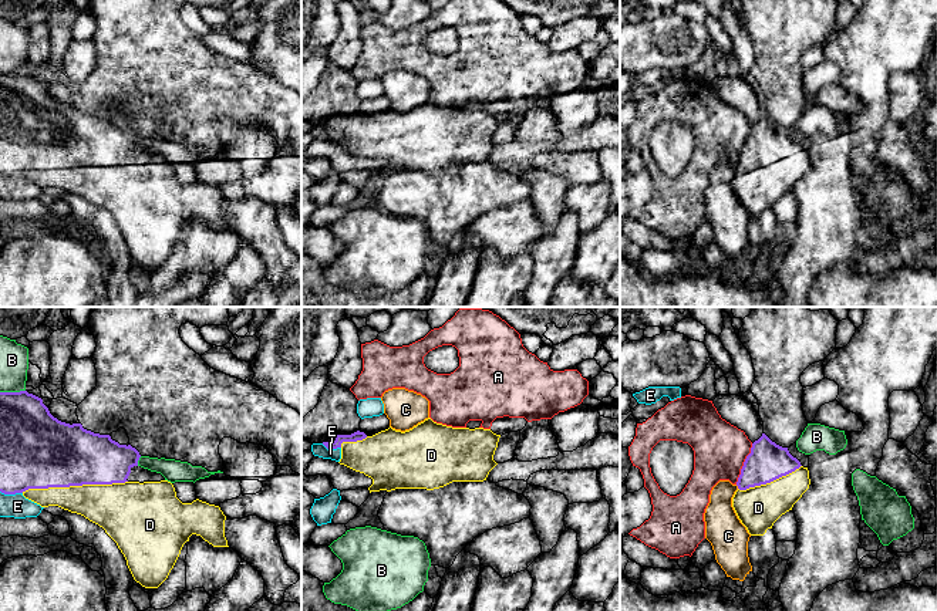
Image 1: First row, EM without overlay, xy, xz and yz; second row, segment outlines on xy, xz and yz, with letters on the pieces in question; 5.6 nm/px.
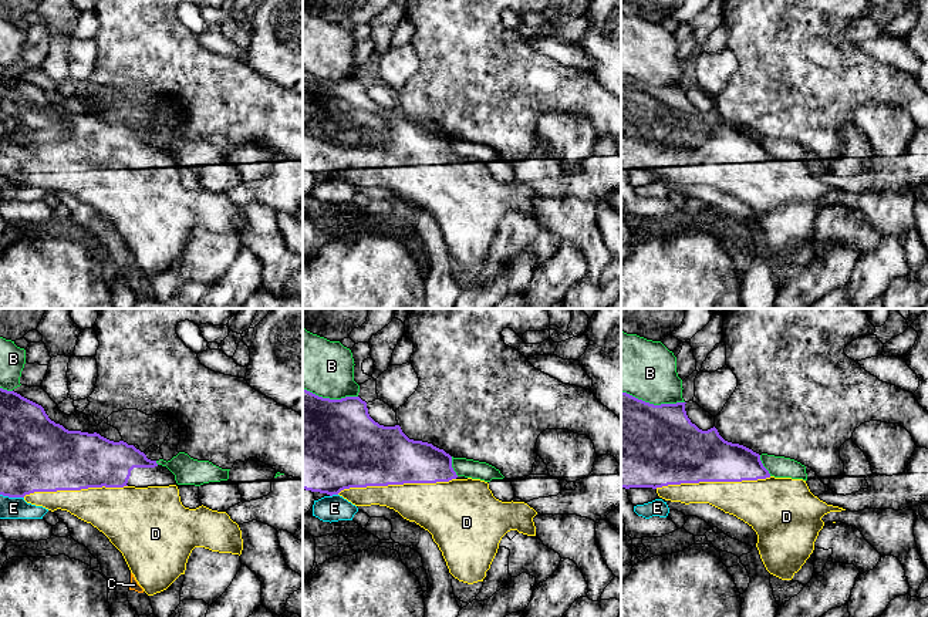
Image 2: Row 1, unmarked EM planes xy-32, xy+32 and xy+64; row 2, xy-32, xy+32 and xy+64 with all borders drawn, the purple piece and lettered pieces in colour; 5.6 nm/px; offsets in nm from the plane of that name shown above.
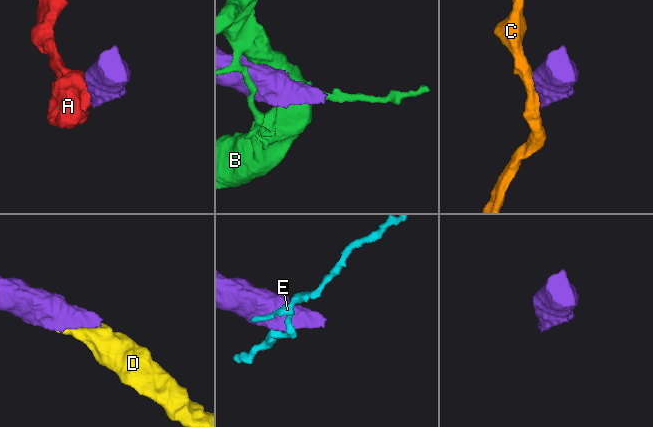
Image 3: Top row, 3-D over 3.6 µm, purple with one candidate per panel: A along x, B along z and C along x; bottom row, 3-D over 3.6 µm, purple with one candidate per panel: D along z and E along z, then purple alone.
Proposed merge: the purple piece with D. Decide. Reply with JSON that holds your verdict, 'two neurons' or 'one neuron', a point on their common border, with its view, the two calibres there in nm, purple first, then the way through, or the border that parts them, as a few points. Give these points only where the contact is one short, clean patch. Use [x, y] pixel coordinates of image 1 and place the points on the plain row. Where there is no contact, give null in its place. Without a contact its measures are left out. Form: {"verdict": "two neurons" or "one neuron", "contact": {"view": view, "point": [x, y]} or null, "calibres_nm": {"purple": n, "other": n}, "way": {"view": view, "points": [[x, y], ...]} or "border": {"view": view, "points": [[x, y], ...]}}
{"verdict": "one neuron", "contact": {"view": "xy", "point": [74, 166]}, "calibres_nm": {"purple": 400, "other": 260}}

